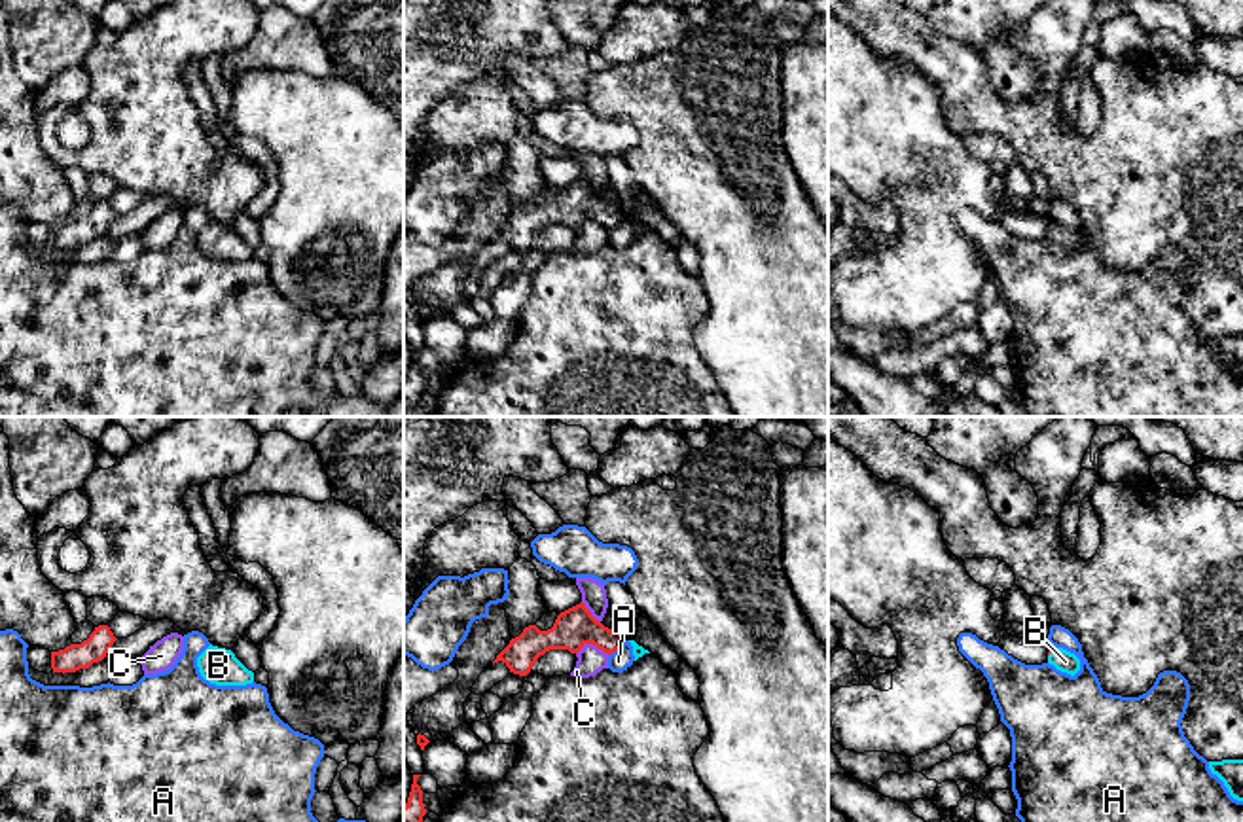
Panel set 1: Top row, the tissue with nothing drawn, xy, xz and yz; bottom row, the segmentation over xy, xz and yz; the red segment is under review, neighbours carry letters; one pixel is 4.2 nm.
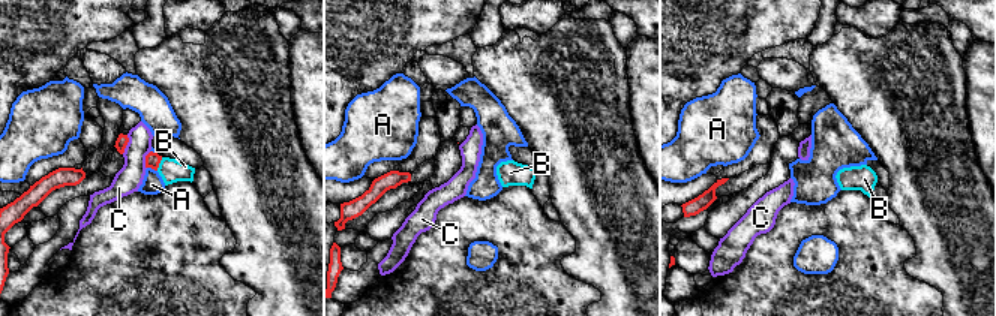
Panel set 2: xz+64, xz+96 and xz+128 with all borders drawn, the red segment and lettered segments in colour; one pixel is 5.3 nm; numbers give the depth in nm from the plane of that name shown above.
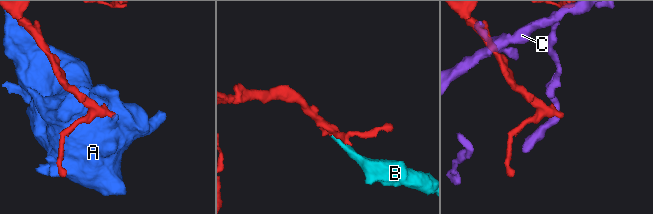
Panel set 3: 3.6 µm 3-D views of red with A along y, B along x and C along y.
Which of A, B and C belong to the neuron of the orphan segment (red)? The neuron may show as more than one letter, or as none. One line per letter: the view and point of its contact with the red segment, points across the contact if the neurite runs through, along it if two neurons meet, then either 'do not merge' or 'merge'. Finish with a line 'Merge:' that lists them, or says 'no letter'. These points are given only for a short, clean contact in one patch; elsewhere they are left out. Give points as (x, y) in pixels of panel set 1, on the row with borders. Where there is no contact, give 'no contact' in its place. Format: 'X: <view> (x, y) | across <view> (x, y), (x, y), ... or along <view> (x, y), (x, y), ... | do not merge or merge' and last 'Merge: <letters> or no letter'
A: xz (616, 650) | do not merge
B: yz (1052, 650) | across yz (1050, 646), (1052, 650), (1065, 661) | merge
C: xz (594, 644) | along xz (576, 652), (586, 644), (595, 644), (609, 654) | do not merge
Merge: B

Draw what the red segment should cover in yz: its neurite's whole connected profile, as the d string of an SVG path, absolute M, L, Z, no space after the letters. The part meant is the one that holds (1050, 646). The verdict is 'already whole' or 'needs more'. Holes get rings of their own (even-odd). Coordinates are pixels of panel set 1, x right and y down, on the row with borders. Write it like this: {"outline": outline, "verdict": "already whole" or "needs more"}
{"outline": "M1050 646L1048 663L1071 676L1080 670L1080 659L1074 653L1055 646Z", "verdict": "needs more"}

